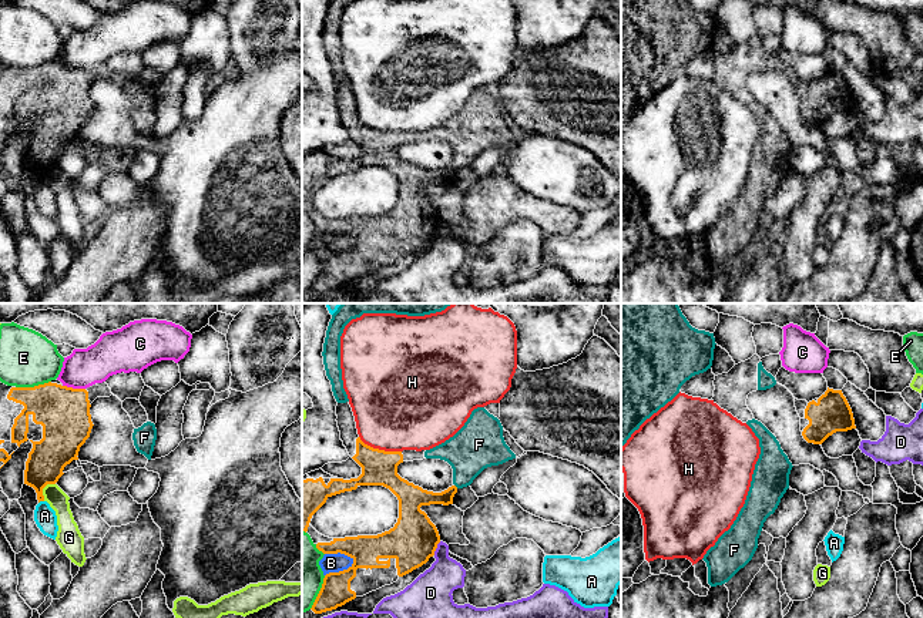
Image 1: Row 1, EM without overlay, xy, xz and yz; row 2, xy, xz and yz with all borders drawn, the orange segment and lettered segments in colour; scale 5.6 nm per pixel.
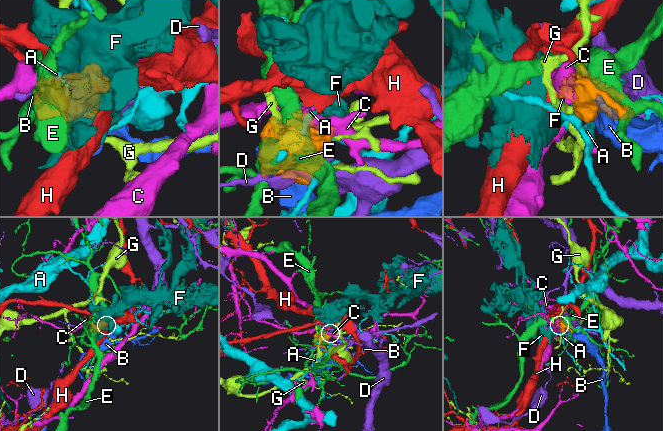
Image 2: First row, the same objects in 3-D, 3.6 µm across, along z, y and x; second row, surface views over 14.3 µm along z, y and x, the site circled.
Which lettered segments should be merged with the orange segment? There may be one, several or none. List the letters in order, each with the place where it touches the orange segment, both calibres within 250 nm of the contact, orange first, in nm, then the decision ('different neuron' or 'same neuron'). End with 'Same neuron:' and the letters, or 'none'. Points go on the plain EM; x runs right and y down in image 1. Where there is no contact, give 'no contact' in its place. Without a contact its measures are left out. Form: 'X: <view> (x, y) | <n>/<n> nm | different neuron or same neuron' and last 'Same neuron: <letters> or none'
A: xy (40, 181) | 220/120 nm | different neuron
B: xz (341, 252) | 170/110 nm | different neuron
C: xy (74, 70) | 280/220 nm | different neuron
D: xz (436, 228) | 280/220 nm | different neuron
E: xy (34, 67) | 280/320 nm | different neuron
F: no contact | same neuron
G: xy (43, 168) | 220/110 nm | different neuron
H: xz (378, 130) | 200/480 nm | different neuron
Same neuron: F

